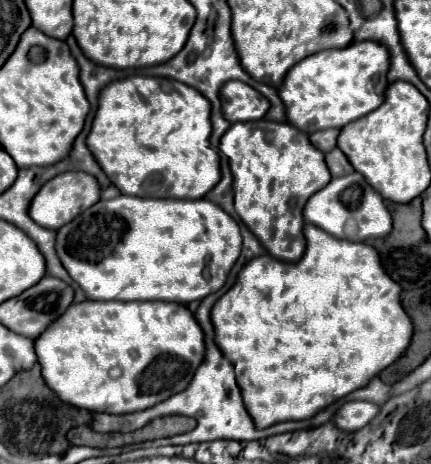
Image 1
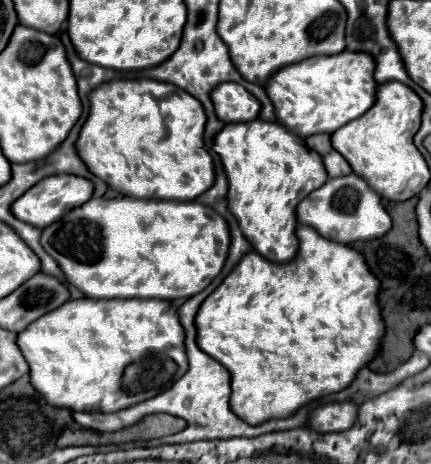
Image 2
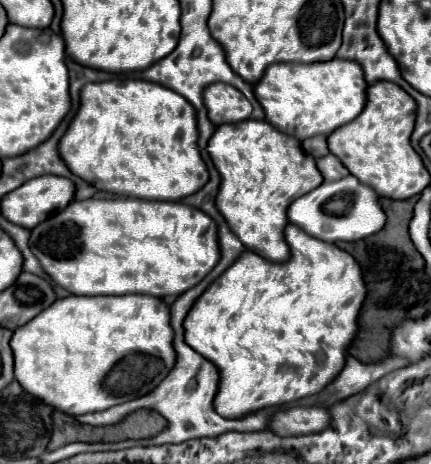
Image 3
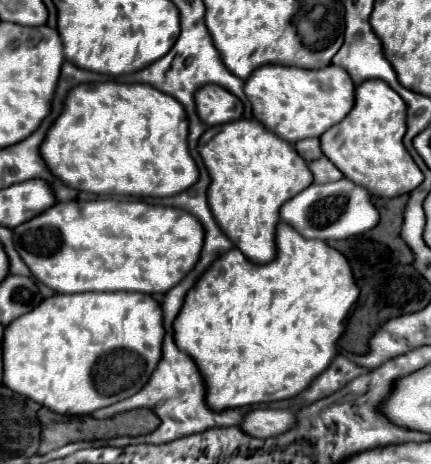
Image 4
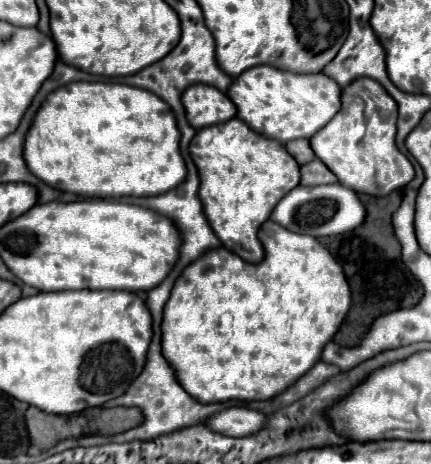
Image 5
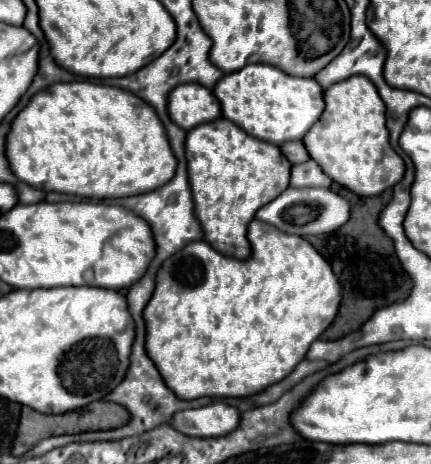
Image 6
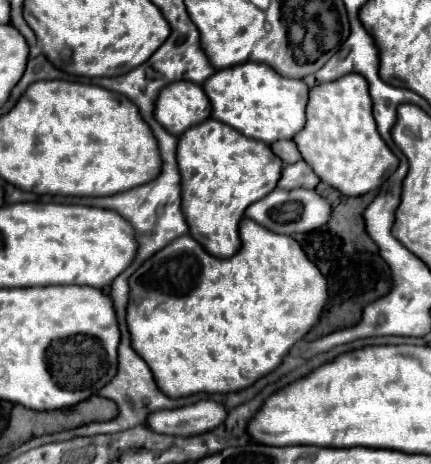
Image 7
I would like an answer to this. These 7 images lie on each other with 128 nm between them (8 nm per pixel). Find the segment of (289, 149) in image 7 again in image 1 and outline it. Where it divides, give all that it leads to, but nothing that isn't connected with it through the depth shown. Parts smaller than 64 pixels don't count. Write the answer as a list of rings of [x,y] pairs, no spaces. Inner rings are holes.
[[[328,128],[328,130],[320,130],[310,134],[310,142],[322,150],[322,152],[330,152],[332,148],[336,148],[336,138],[338,138],[338,128]]]

